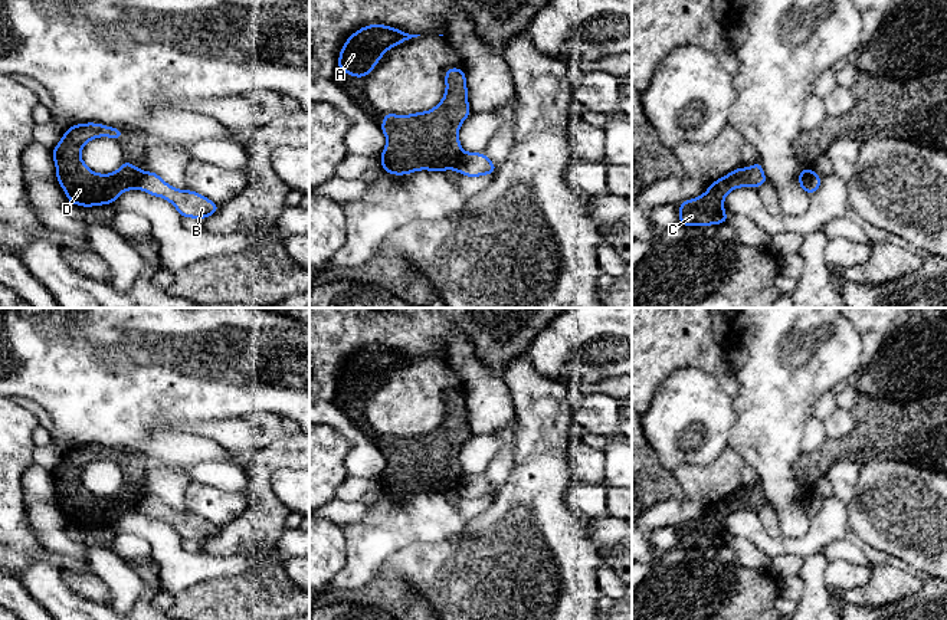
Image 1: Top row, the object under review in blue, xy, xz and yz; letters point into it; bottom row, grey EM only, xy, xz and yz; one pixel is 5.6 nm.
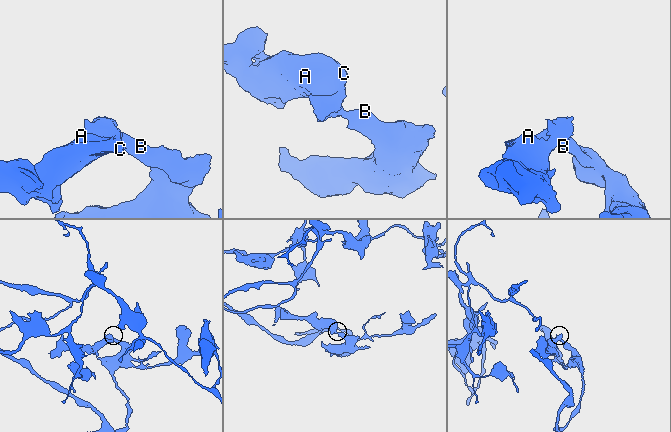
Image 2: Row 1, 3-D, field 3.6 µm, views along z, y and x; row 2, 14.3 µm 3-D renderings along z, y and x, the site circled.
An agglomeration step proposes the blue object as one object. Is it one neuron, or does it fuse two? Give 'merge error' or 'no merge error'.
merge error

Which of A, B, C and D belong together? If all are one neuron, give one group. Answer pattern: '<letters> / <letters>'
A C D / B

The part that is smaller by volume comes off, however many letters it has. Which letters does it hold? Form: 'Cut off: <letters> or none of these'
Cut off: A, C, D

